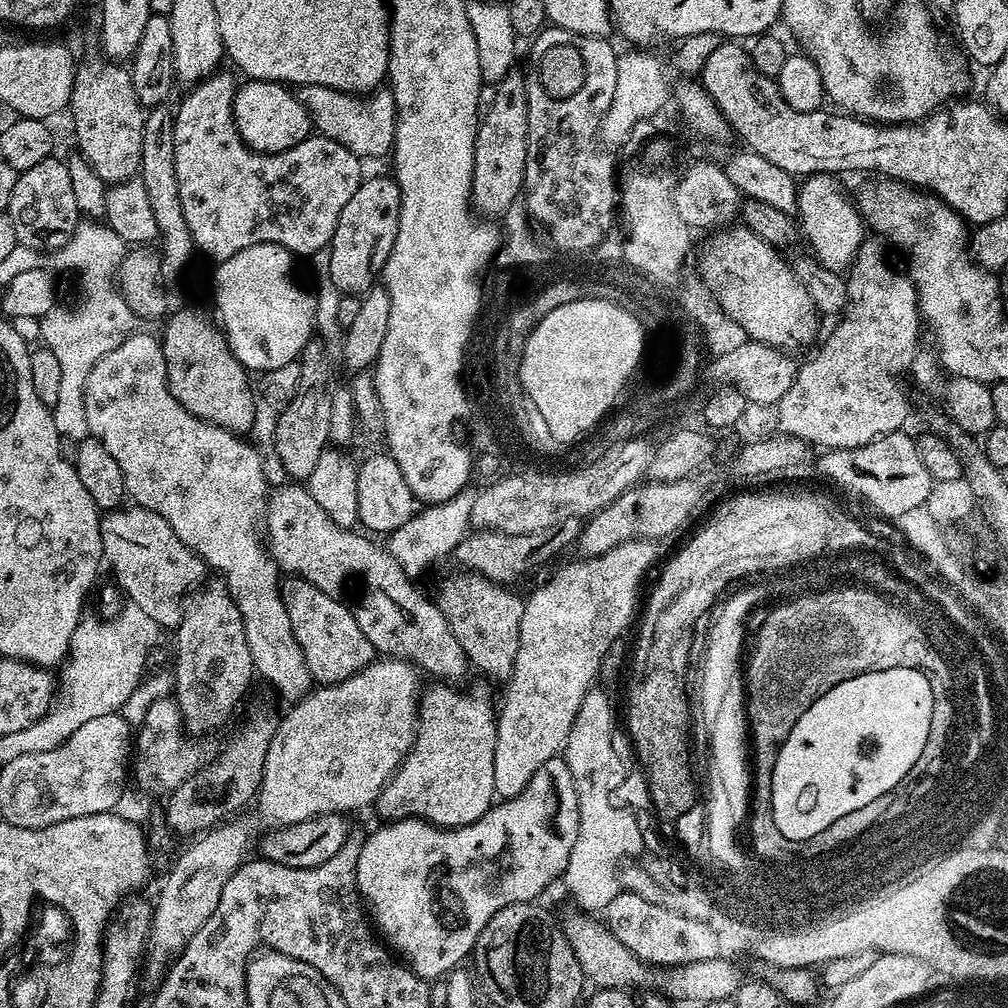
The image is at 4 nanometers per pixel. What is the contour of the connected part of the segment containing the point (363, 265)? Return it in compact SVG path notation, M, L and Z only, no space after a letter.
M372 176L361 179L358 190L346 202L342 214L338 218L338 226L334 226L334 238L330 245L330 278L334 286L342 294L363 294L372 284L377 283L390 250L394 250L394 238L398 234L398 218L400 217L400 188L395 179L388 176Z

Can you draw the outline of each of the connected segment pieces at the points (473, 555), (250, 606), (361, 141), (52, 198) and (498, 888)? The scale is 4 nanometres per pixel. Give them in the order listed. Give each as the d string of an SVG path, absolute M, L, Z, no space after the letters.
M575 516L566 518L562 523L534 534L506 534L505 532L489 532L476 530L469 533L455 550L454 559L464 570L471 570L484 575L492 581L508 582L532 572L552 560L567 544L575 545L580 535L582 524Z
M142 330L134 331L117 348L110 350L110 354L102 357L88 372L88 381L84 387L84 422L90 435L95 440L100 440L102 446L106 446L106 450L110 450L114 462L118 462L118 467L122 470L125 493L131 499L133 496L136 499L133 501L139 507L154 510L154 514L162 514L162 518L166 518L166 522L170 522L174 534L178 534L178 538L182 538L182 542L189 550L196 553L209 569L217 568L221 572L217 573L222 577L225 586L229 588L229 594L231 594L233 602L237 604L237 608L241 612L242 622L245 623L246 642L249 644L255 671L260 676L261 674L264 675L280 691L281 698L288 700L287 702L295 702L307 696L314 687L314 681L306 666L302 646L298 646L298 638L294 638L294 630L290 626L290 614L288 607L284 605L282 595L282 569L272 559L272 553L268 551L265 541L262 539L262 525L265 523L268 511L270 483L268 484L268 476L264 473L264 460L260 457L261 449L255 443L249 442L247 444L244 441L247 439L243 435L225 428L219 428L205 420L199 420L197 416L191 416L186 410L186 406L182 406L178 402L178 398L174 398L174 394L170 394L170 386L166 378L166 358L164 357L163 343L157 337L155 340L150 333L142 332Z
M302 84L295 89L296 97L306 106L317 133L350 150L358 157L384 156L391 153L396 137L396 99L391 87L381 86L372 92L353 94L339 92L330 86Z
M49 158L19 173L10 194L6 214L14 222L16 243L36 253L54 252L66 245L82 221L74 189L70 183L70 170L63 159Z
M557 758L538 766L534 778L530 778L530 782L524 787L522 794L493 803L488 813L482 818L478 818L478 822L473 824L467 824L461 828L440 828L437 824L428 824L424 820L394 820L380 826L384 828L378 829L377 832L369 831L362 850L358 854L356 889L360 892L363 903L370 913L371 923L378 929L379 935L399 953L403 963L407 964L412 971L417 972L423 980L435 982L438 979L437 981L439 981L441 978L447 977L452 969L461 967L467 956L469 959L473 955L476 940L482 934L486 922L490 922L490 918L494 918L494 914L498 914L498 910L511 904L527 904L535 901L555 880L557 883L563 877L565 870L568 869L570 854L574 850L574 842L578 842L579 825L580 807L578 806L578 790L574 786L574 774L570 774L570 766L566 766L564 759Z

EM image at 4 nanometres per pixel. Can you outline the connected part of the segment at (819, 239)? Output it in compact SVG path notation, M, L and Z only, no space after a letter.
M819 172L803 177L798 191L798 227L803 239L808 239L811 255L822 266L841 274L852 267L854 258L866 238L866 224L860 215L859 207L848 201L844 188L831 172Z

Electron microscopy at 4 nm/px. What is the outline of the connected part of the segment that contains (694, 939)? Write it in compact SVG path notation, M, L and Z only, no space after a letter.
M622 890L609 902L602 913L608 929L645 964L654 964L662 968L673 968L676 964L702 962L721 955L716 938L709 938L710 928L707 924L694 921L689 916L666 910L655 902L646 902L638 894Z

